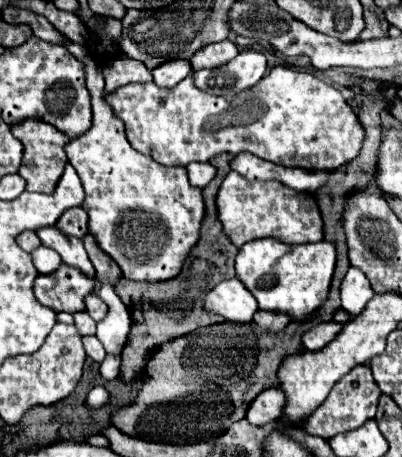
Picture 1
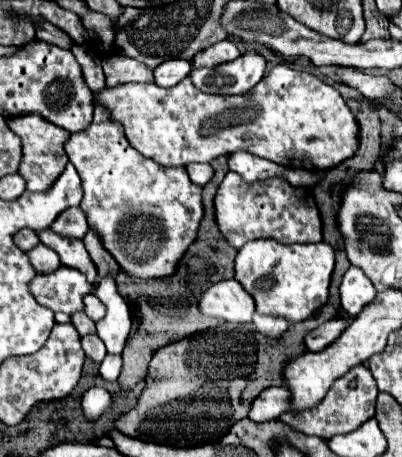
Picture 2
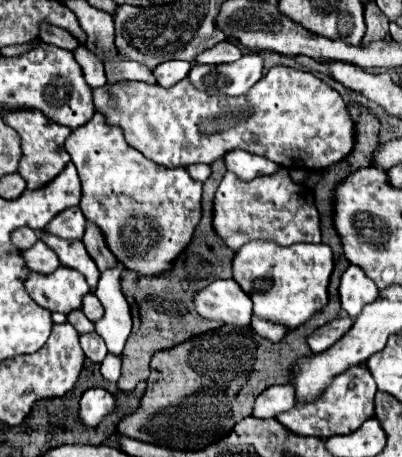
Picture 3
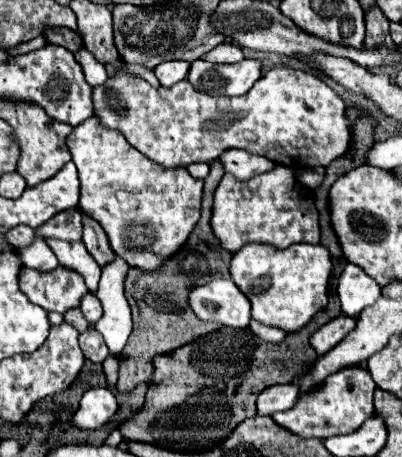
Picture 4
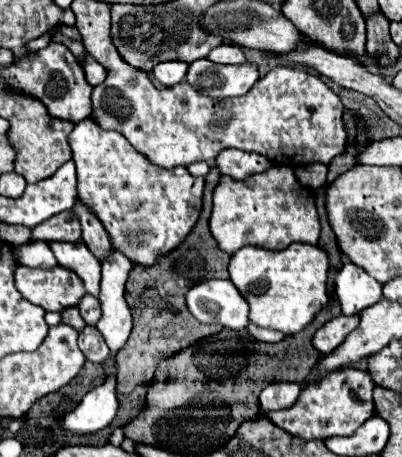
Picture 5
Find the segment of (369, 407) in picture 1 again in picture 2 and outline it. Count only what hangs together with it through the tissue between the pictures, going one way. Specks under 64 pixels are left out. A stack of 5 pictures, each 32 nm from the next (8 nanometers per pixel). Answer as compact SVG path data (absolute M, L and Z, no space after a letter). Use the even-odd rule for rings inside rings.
M360 364L360 366L350 368L344 376L340 376L332 384L328 394L322 398L322 402L318 402L312 408L306 408L306 410L284 412L280 416L280 420L302 434L312 434L312 436L328 440L328 438L338 436L338 434L348 434L348 432L360 428L366 420L370 420L374 416L376 394L378 394L378 388L376 388L376 382L374 382L370 370Z

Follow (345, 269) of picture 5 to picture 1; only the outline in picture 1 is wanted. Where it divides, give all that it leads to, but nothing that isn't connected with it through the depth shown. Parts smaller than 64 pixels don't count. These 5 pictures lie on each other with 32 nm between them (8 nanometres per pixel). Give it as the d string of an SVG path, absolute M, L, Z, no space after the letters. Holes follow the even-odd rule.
M350 268L342 280L340 286L340 296L342 296L342 308L350 314L356 316L364 310L364 306L372 300L376 292L372 290L372 286L368 284L368 278L364 276L364 272L360 272L358 268Z

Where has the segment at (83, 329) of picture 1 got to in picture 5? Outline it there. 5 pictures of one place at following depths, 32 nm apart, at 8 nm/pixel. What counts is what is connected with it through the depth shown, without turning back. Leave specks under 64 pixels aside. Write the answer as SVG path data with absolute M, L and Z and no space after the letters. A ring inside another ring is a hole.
M66 308L60 316L62 316L62 322L64 322L64 324L68 324L68 326L72 326L72 328L76 328L76 330L82 330L82 328L86 326L84 320L80 318L78 308Z

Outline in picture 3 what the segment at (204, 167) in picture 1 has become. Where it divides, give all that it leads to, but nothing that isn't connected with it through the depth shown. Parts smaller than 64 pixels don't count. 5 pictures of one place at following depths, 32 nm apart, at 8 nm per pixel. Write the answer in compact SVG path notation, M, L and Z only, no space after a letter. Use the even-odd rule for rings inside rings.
M190 164L186 170L198 182L204 182L210 176L210 166L208 164Z

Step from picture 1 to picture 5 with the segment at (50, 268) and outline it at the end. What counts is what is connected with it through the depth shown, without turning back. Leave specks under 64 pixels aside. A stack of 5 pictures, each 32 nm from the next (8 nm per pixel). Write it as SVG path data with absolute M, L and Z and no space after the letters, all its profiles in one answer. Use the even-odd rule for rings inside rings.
M30 240L30 244L20 244L12 248L18 264L28 268L50 269L58 265L48 242Z

